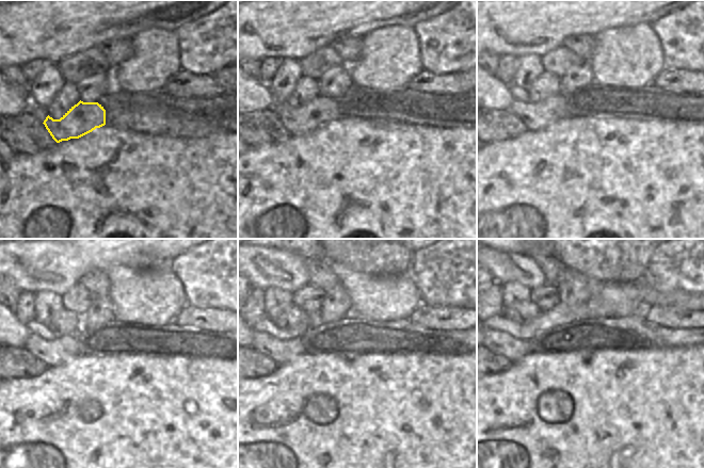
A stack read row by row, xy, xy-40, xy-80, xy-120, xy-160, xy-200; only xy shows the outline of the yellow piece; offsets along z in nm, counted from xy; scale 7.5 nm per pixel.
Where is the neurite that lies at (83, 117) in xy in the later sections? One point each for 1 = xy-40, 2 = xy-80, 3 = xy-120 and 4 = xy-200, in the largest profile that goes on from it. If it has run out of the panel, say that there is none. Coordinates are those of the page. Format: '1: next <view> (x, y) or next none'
1: next xy-40 (299, 120)
2: next xy-80 (534, 115)
3: next xy-120 (53, 353)
4: next xy-200 (502, 343)

